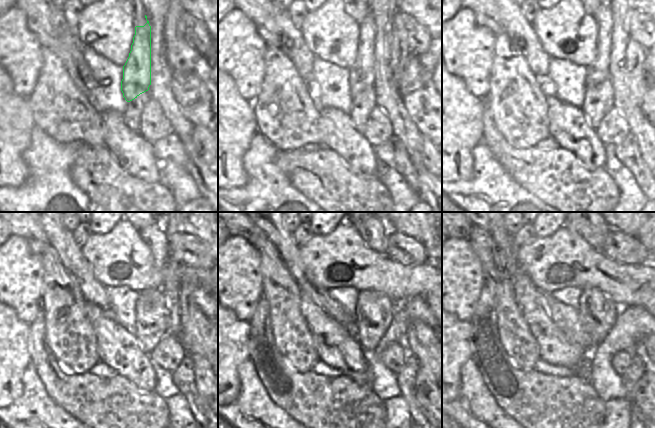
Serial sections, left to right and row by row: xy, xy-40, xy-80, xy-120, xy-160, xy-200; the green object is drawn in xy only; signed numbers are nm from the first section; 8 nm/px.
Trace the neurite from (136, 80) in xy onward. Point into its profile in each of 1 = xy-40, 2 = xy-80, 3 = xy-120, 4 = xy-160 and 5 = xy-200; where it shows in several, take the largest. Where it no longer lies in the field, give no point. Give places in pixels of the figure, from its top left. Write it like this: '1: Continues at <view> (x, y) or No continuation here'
1: Continues at xy-40 (361, 76)
2: Continues at xy-80 (603, 16)
3: Continues at xy-120 (153, 235)
4: Continues at xy-160 (374, 232)
5: Continues at xy-200 (594, 232).

